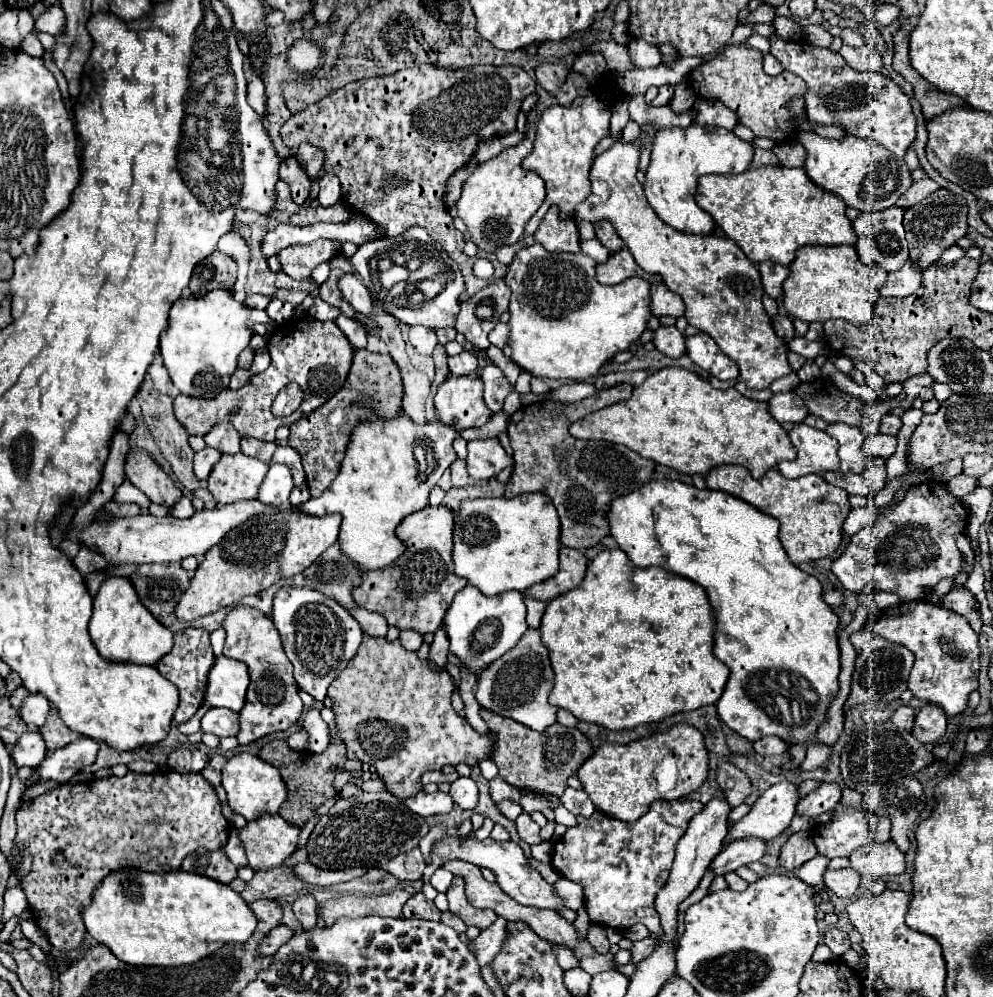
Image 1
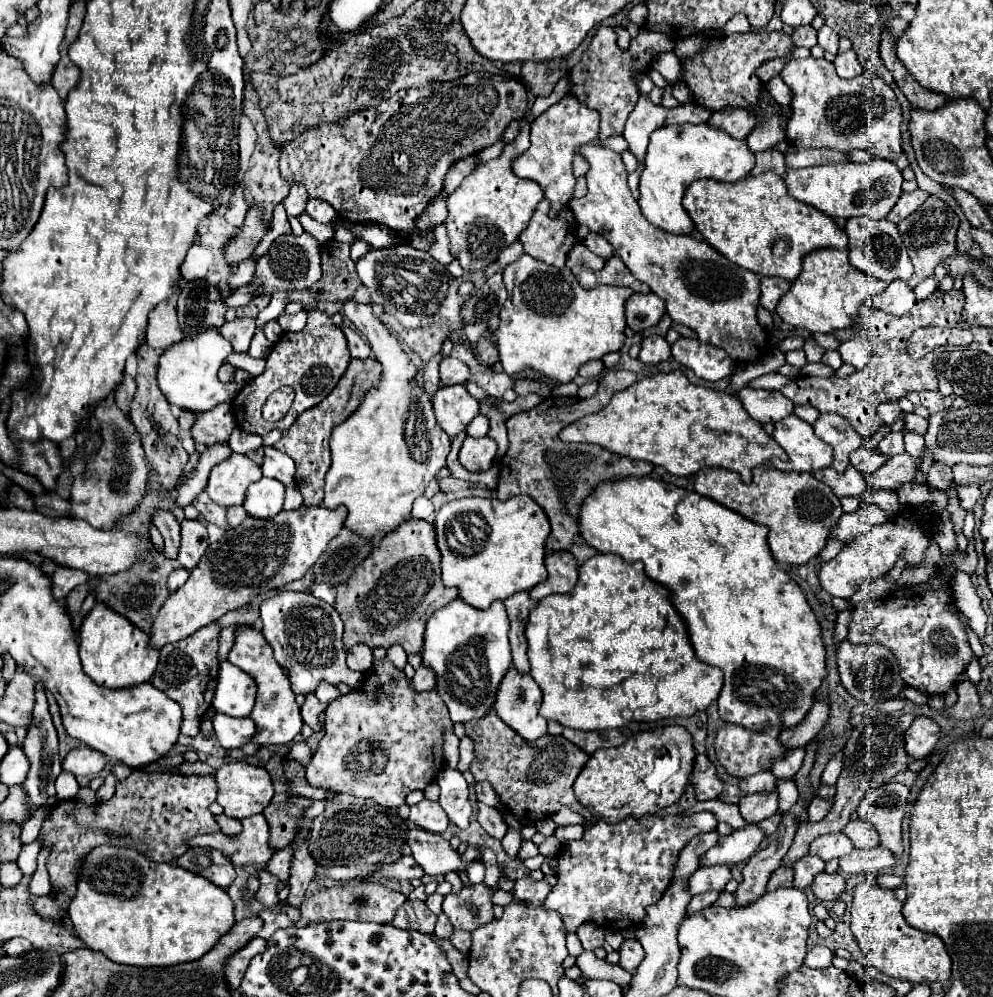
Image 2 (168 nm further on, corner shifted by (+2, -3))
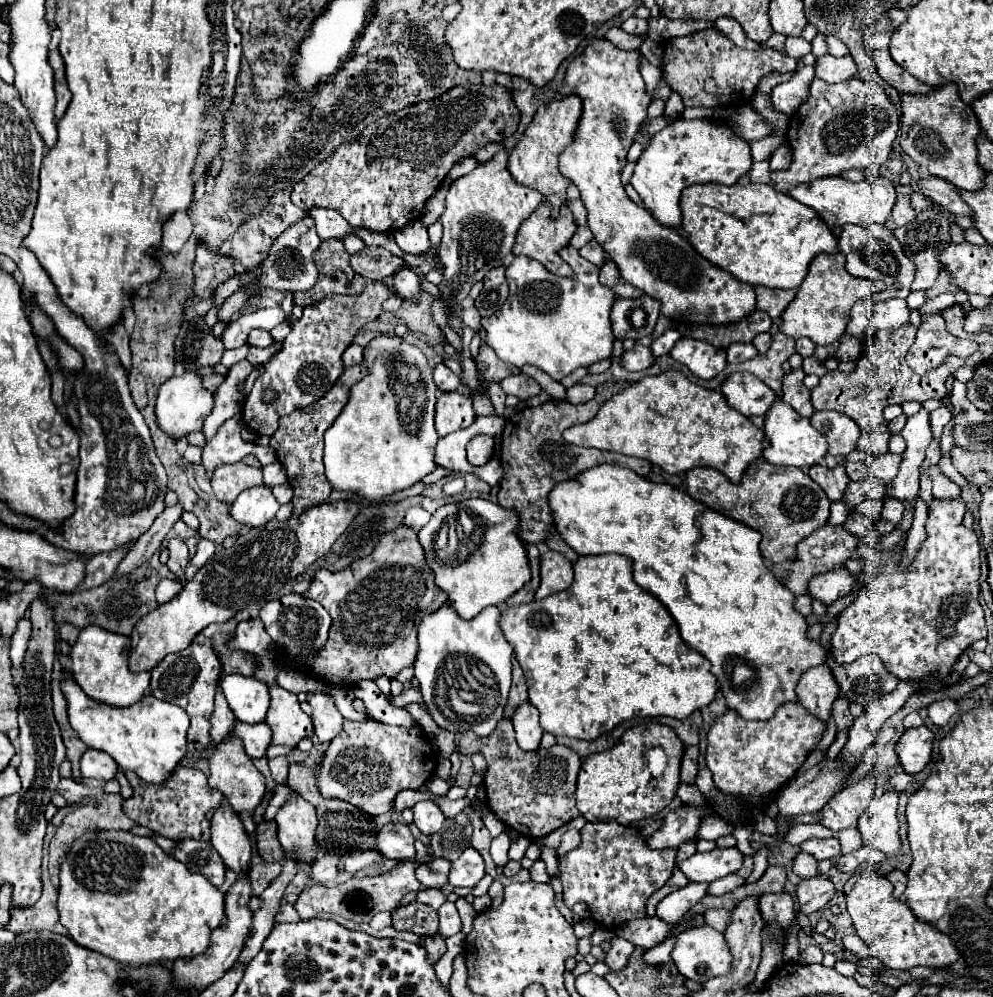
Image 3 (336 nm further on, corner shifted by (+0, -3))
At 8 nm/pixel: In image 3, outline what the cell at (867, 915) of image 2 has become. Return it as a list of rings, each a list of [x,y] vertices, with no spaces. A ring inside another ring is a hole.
[[[866,871],[848,895],[848,913],[856,934],[868,945],[870,954],[878,957],[888,969],[908,971],[916,965],[938,967],[952,965],[958,959],[958,951],[950,937],[946,937],[938,927],[914,919],[914,913],[906,903],[892,895],[892,883],[878,871]]]

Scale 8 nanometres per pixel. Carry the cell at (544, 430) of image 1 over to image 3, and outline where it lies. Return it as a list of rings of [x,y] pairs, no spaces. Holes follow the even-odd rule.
[[[626,381],[622,383],[604,383],[596,387],[596,397],[588,403],[582,405],[570,405],[568,401],[548,401],[540,407],[526,407],[516,411],[512,417],[506,419],[504,431],[502,431],[502,451],[500,451],[500,463],[504,469],[504,477],[500,481],[500,491],[498,491],[498,503],[504,509],[514,509],[518,515],[518,537],[524,543],[542,543],[548,535],[550,529],[554,527],[552,523],[552,511],[548,507],[548,493],[550,489],[566,479],[576,477],[578,473],[596,467],[600,463],[610,463],[618,467],[628,467],[636,471],[640,477],[646,477],[650,471],[650,463],[646,459],[636,459],[628,457],[622,453],[614,451],[598,451],[598,449],[584,449],[570,445],[562,439],[562,433],[578,423],[584,423],[584,419],[592,419],[598,409],[608,401],[614,393],[622,391],[628,387]]]

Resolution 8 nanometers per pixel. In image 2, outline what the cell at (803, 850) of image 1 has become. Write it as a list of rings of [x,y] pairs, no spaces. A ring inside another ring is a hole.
[[[780,865],[780,867],[772,873],[772,877],[770,877],[770,881],[768,881],[768,889],[772,891],[772,889],[776,889],[776,887],[792,887],[792,879],[794,879],[794,867],[790,867],[790,865]]]

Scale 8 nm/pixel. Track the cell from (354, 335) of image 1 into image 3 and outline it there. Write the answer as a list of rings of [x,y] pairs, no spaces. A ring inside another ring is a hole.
[[[352,343],[346,351],[344,351],[344,355],[342,355],[342,363],[344,363],[344,367],[352,367],[352,365],[358,365],[358,363],[362,363],[362,347],[360,345],[356,345],[356,343]]]

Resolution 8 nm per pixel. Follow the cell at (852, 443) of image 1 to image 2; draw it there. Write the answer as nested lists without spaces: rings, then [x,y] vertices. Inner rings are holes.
[[[832,413],[820,415],[820,419],[814,425],[814,431],[822,441],[832,445],[834,449],[832,469],[844,473],[844,469],[850,467],[848,455],[862,445],[862,437],[852,429],[852,425],[844,417]]]

